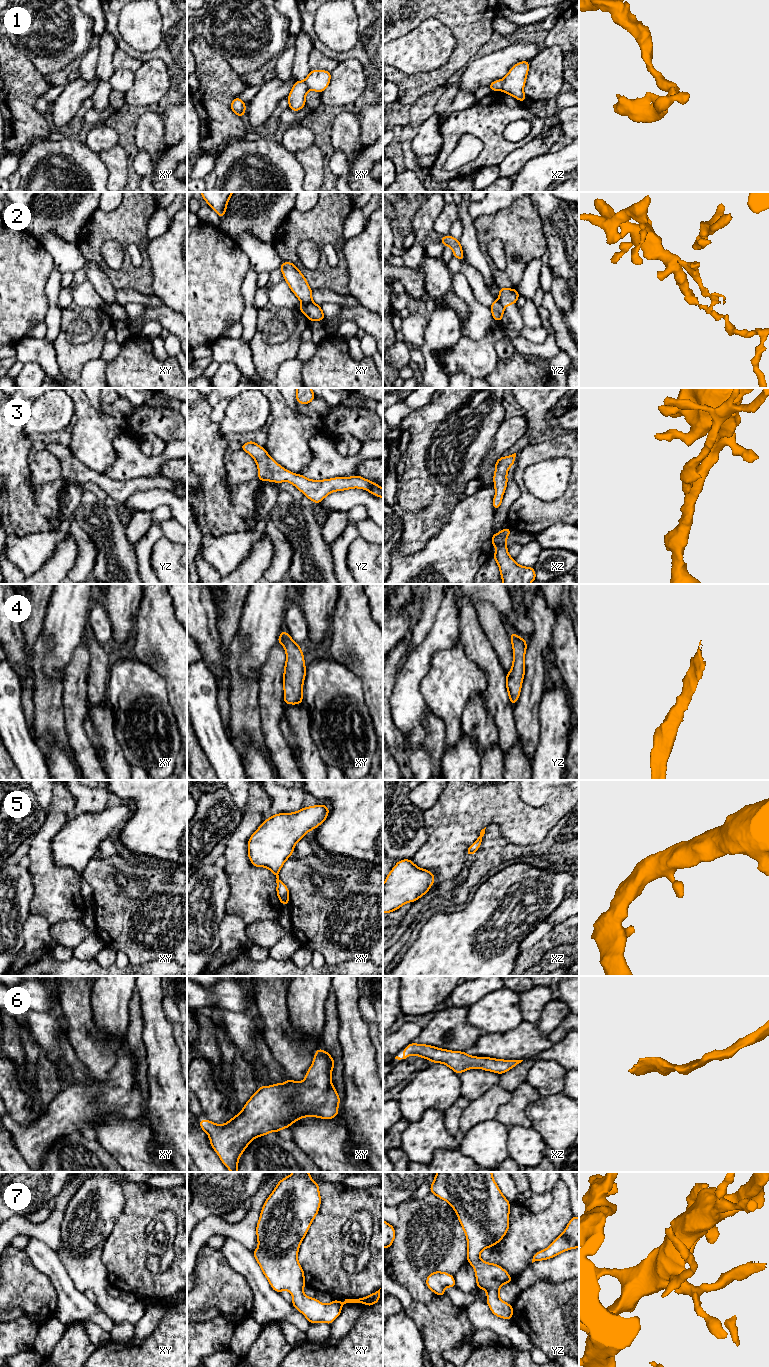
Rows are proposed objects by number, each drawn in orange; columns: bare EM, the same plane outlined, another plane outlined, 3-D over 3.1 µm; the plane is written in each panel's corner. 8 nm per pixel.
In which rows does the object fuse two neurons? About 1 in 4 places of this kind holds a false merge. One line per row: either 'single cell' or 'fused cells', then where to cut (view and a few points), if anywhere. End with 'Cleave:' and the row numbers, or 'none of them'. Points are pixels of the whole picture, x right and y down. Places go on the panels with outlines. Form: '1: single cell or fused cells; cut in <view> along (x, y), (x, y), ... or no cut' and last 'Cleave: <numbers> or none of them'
1: fused cells; cut in xz along (500, 80), (501, 89)
2: fused cells; cut in xy along (313, 302), (302, 304)
3: single cell; no cut
4: single cell; no cut
5: single cell; no cut
6: single cell; no cut
7: single cell; no cut
Cleave: 1, 2

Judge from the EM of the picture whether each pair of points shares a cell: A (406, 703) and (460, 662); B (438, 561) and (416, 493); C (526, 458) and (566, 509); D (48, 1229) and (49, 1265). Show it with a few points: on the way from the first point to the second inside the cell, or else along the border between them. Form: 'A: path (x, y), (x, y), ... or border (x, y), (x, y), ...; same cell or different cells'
A: border (429, 670), (420, 683), (420, 694), (425, 704); different cells
B: border (447, 522), (421, 549), (412, 553); different cells
C: path (519, 477), (524, 494), (539, 509), (547, 509); same cell
D: border (29, 1236), (40, 1239), (55, 1252); different cells

